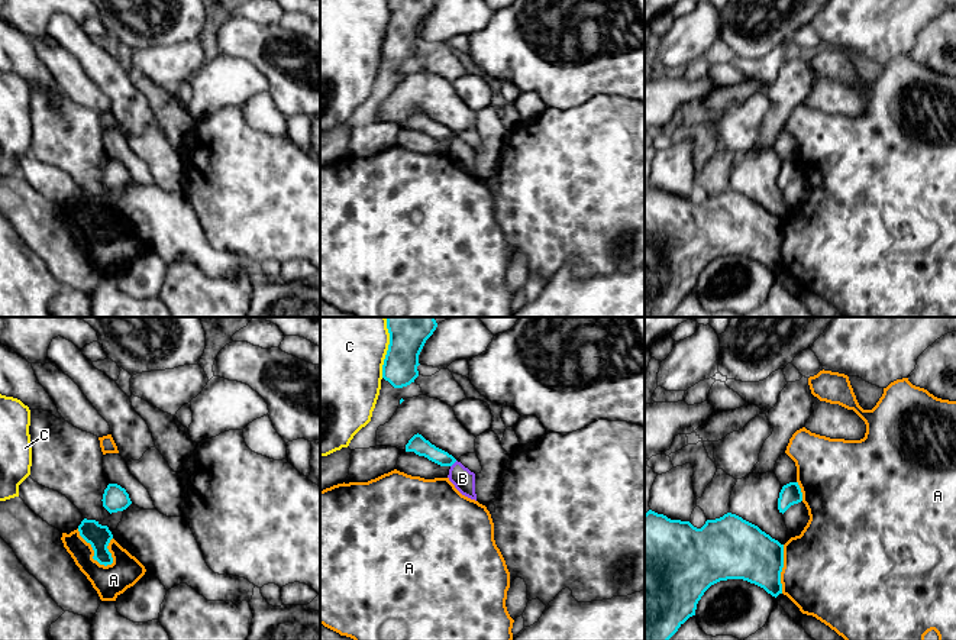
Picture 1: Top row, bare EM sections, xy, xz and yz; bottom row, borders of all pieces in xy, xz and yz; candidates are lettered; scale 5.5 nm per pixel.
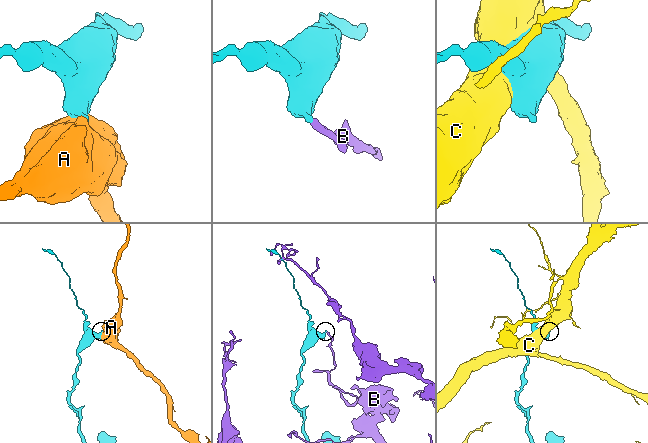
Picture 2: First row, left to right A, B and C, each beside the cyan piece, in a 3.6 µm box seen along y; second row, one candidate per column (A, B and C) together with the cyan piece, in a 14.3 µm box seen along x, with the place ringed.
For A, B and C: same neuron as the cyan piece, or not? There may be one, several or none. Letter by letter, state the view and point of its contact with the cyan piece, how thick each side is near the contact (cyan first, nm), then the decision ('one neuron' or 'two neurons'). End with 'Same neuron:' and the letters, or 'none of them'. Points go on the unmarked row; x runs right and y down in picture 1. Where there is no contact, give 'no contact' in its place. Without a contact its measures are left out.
A: meets cyan in xy at (94, 229); 130 nm thick on the cyan side, 180 nm on the other; two neurons
B: meets cyan in xz at (454, 138); 100 nm thick on the cyan side, 120 nm on the other; one neuron
C: meets cyan in xz at (387, 26); 190 nm thick on the cyan side, 440 nm on the other; two neurons
Same neuron: B

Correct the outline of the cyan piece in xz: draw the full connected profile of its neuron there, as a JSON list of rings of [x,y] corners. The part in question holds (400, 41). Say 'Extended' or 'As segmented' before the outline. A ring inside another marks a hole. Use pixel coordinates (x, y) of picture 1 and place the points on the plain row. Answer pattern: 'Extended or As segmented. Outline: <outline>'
As segmented. Outline: [[[387,0],[390,20],[382,41],[382,54],[403,64],[419,52],[419,30],[437,0]]]

